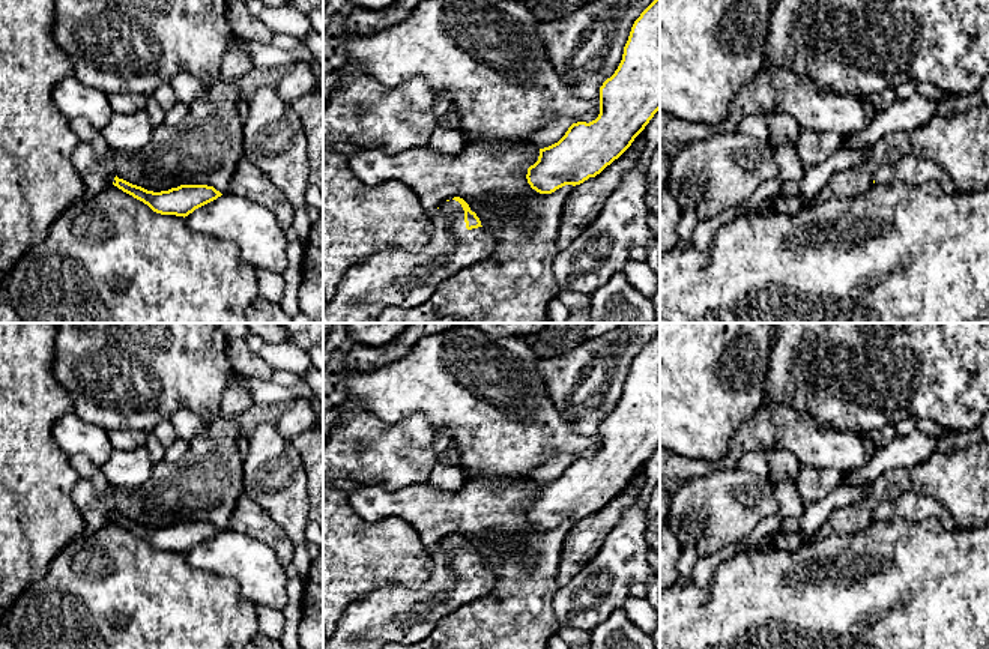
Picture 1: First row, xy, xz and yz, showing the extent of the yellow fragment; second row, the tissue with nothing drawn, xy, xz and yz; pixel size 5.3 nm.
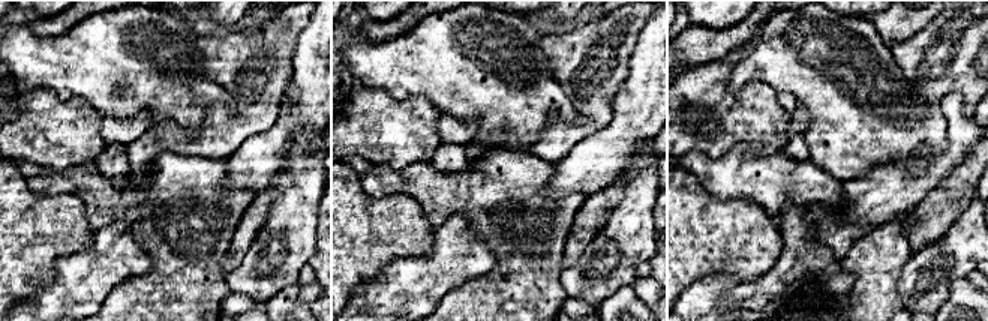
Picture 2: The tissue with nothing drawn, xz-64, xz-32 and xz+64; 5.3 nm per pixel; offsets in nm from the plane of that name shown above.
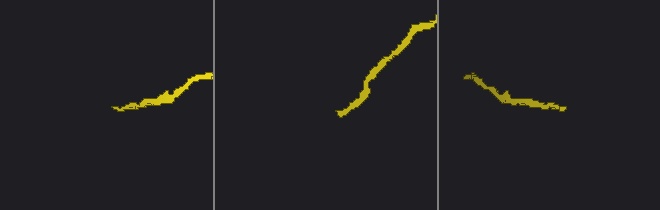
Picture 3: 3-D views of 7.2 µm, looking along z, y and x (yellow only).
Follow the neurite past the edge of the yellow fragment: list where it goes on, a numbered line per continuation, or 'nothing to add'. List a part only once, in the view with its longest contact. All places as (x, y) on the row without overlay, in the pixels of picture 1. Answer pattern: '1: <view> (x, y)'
1: xz (373, 622)

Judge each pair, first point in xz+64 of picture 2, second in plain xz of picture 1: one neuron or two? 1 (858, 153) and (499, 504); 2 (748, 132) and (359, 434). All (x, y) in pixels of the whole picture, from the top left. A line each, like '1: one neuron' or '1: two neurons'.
1: two neurons
2: one neuron

